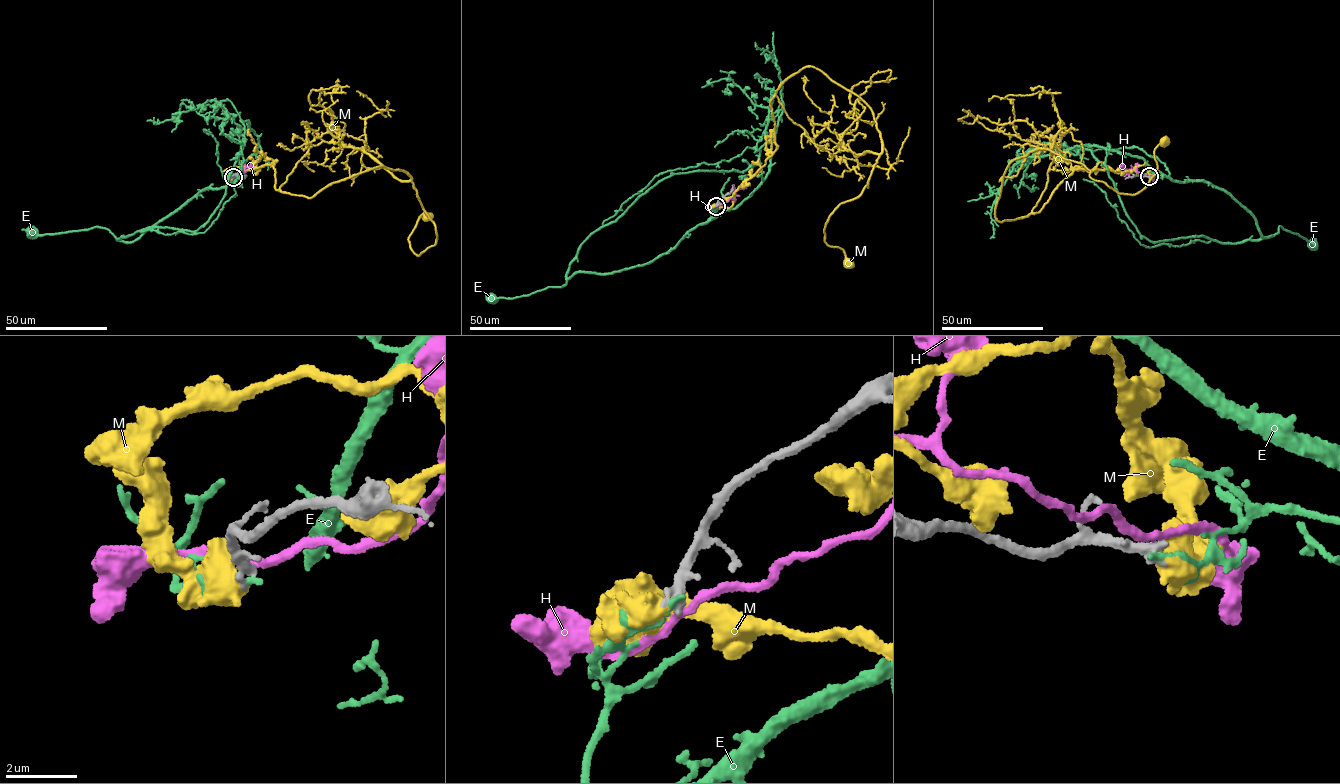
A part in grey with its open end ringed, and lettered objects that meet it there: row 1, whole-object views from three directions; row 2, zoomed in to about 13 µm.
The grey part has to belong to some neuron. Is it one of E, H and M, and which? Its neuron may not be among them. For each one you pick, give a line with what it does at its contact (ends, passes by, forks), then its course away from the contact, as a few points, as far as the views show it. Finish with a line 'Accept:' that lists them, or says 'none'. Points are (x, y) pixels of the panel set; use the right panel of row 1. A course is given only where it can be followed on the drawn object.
Accept: none

